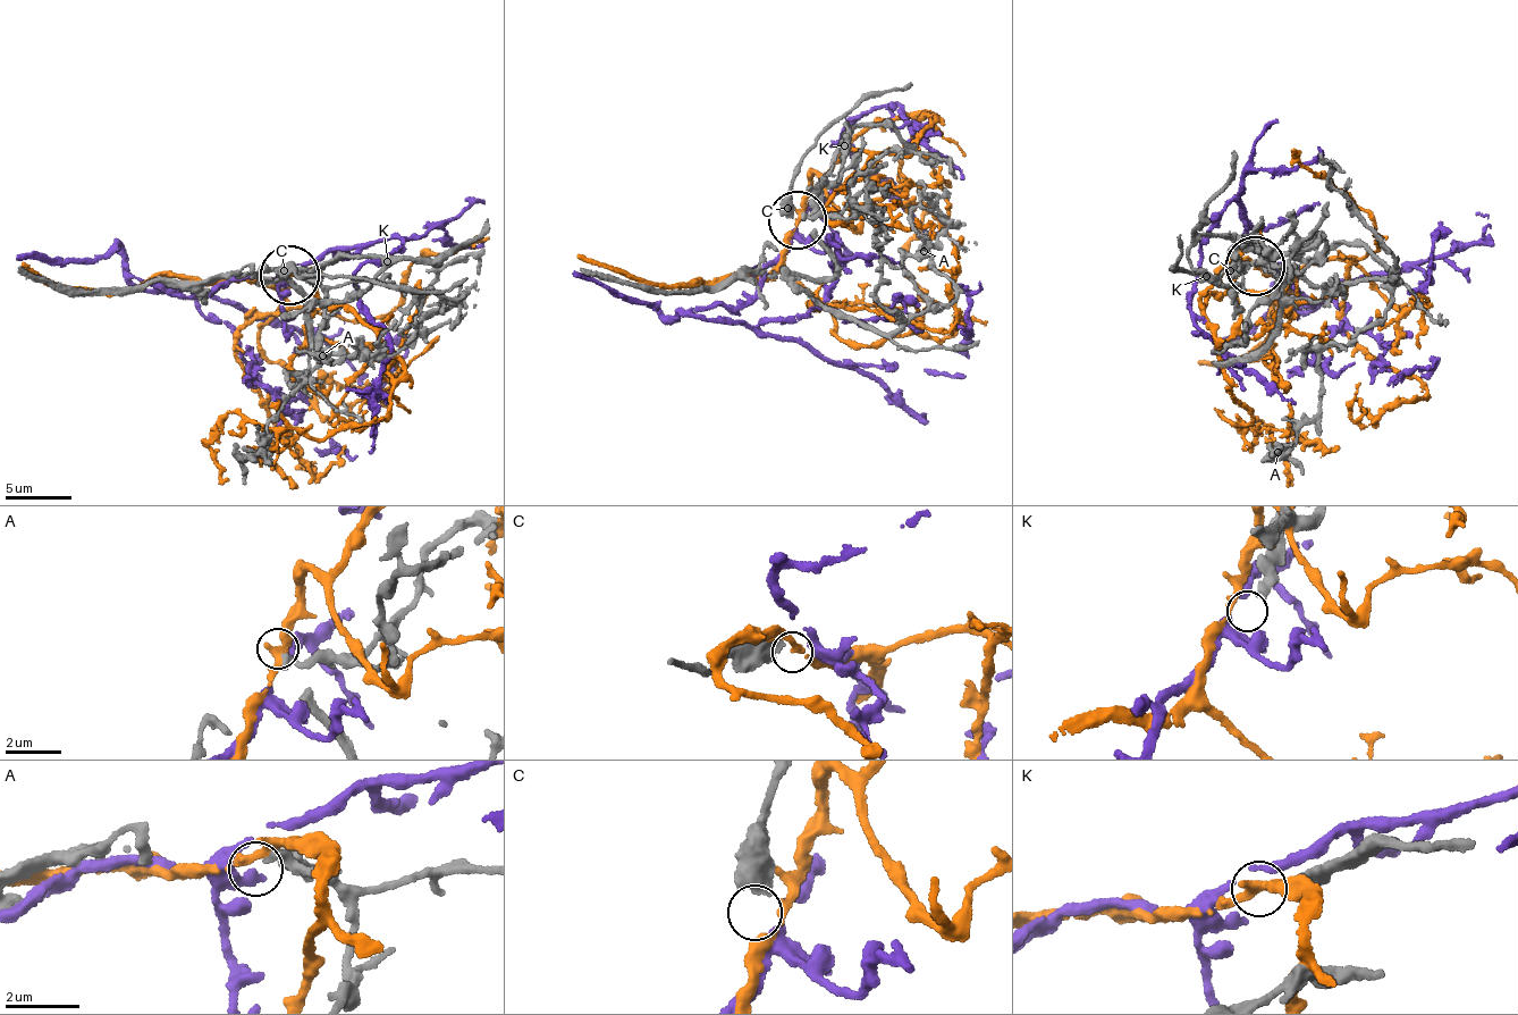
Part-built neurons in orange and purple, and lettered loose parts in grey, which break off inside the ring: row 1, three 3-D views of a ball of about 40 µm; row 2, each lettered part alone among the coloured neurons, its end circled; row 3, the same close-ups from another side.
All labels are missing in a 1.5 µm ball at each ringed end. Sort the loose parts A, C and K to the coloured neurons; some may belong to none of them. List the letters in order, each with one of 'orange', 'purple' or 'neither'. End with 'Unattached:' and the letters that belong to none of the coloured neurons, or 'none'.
A: neither
C: neither
K: neither
Unattached: A, C, K

